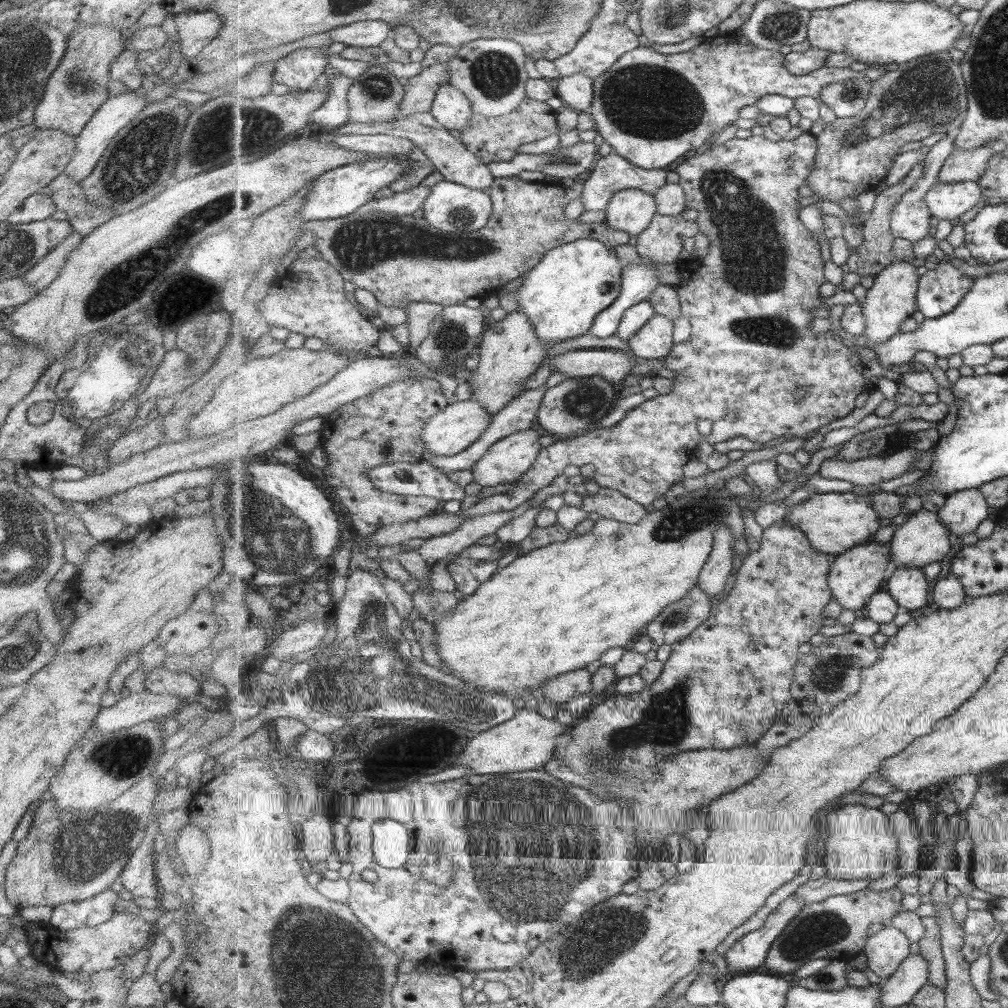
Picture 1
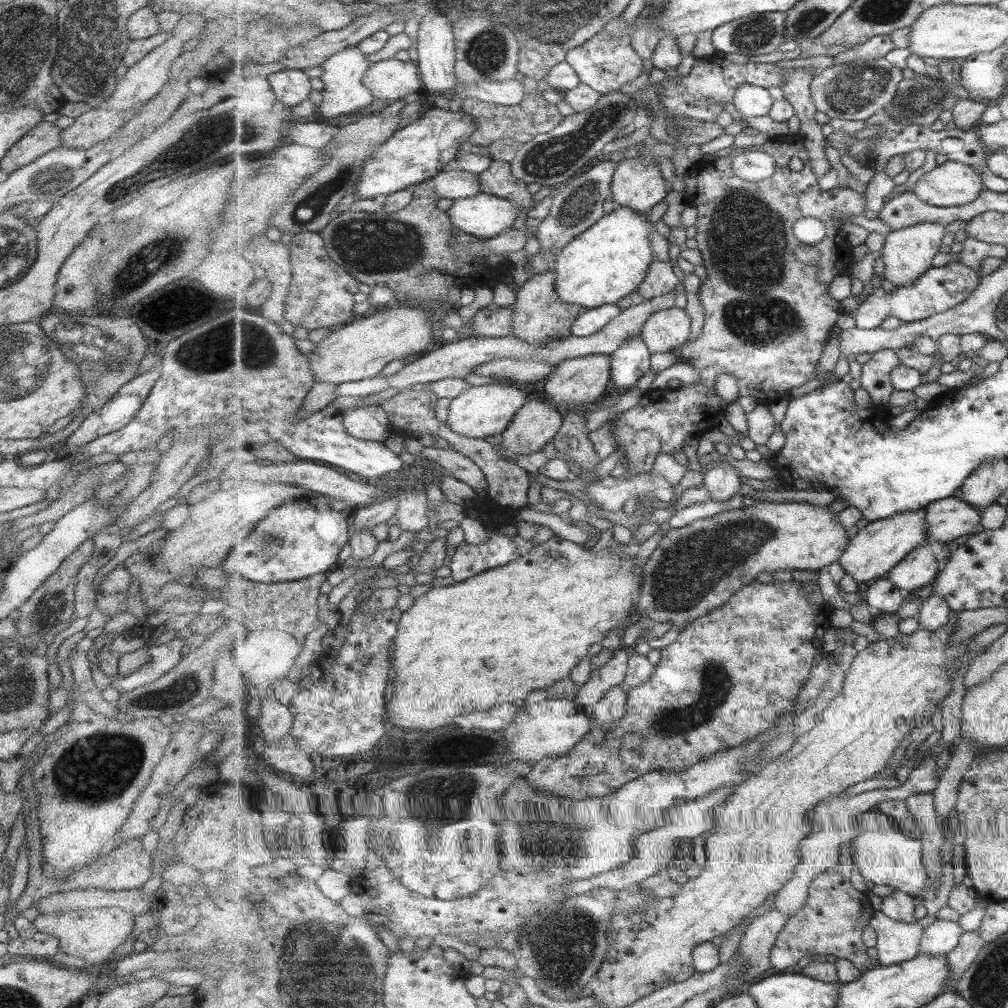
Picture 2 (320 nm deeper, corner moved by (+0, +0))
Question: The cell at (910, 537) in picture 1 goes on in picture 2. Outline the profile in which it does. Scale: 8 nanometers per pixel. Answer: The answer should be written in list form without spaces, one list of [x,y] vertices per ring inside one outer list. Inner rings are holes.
[[[949,497],[932,502],[926,510],[928,516],[928,538],[925,545],[931,544],[935,548],[941,547],[942,544],[949,545],[951,540],[955,540],[959,536],[975,533],[973,528],[981,522],[981,514],[983,512],[973,508],[971,503],[965,502],[963,498],[958,497]]]

